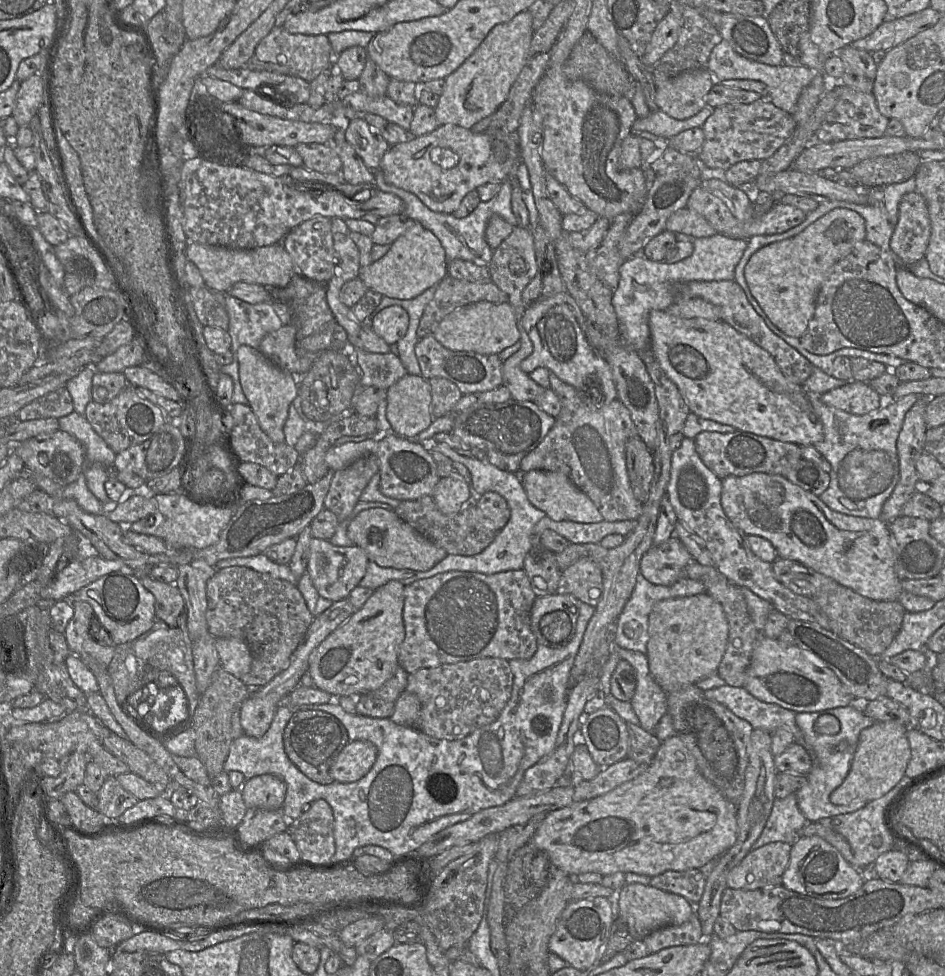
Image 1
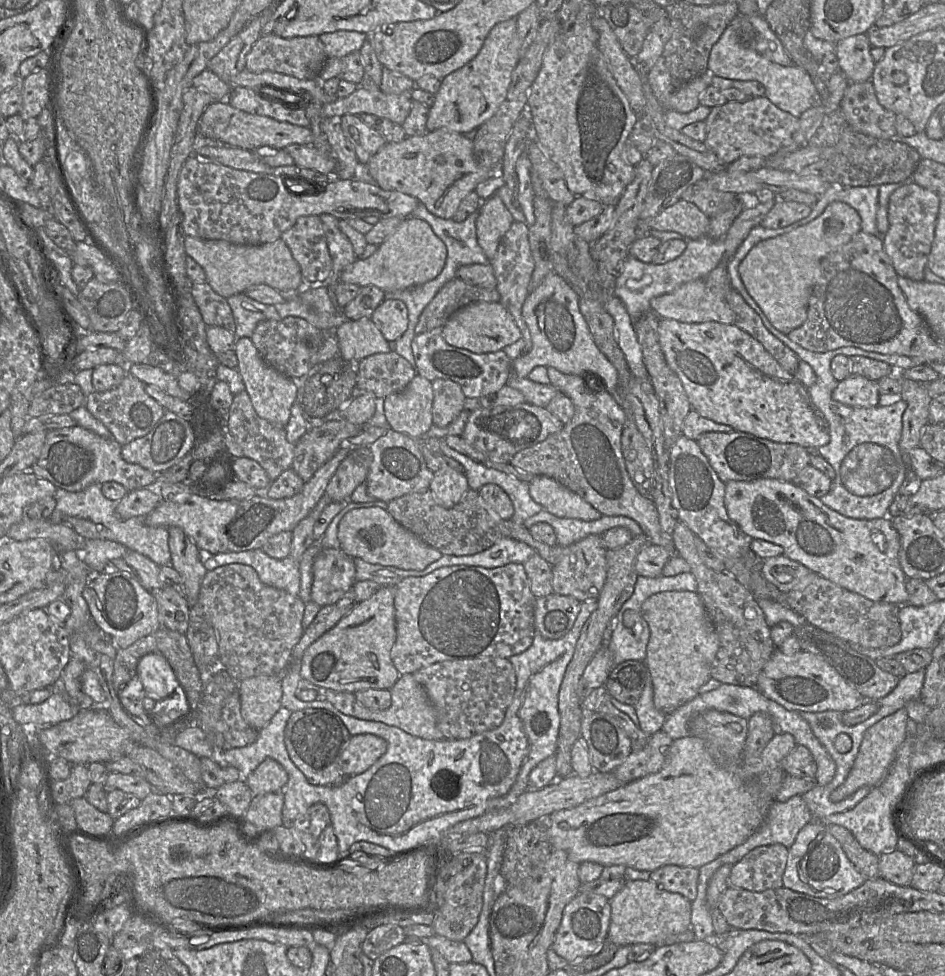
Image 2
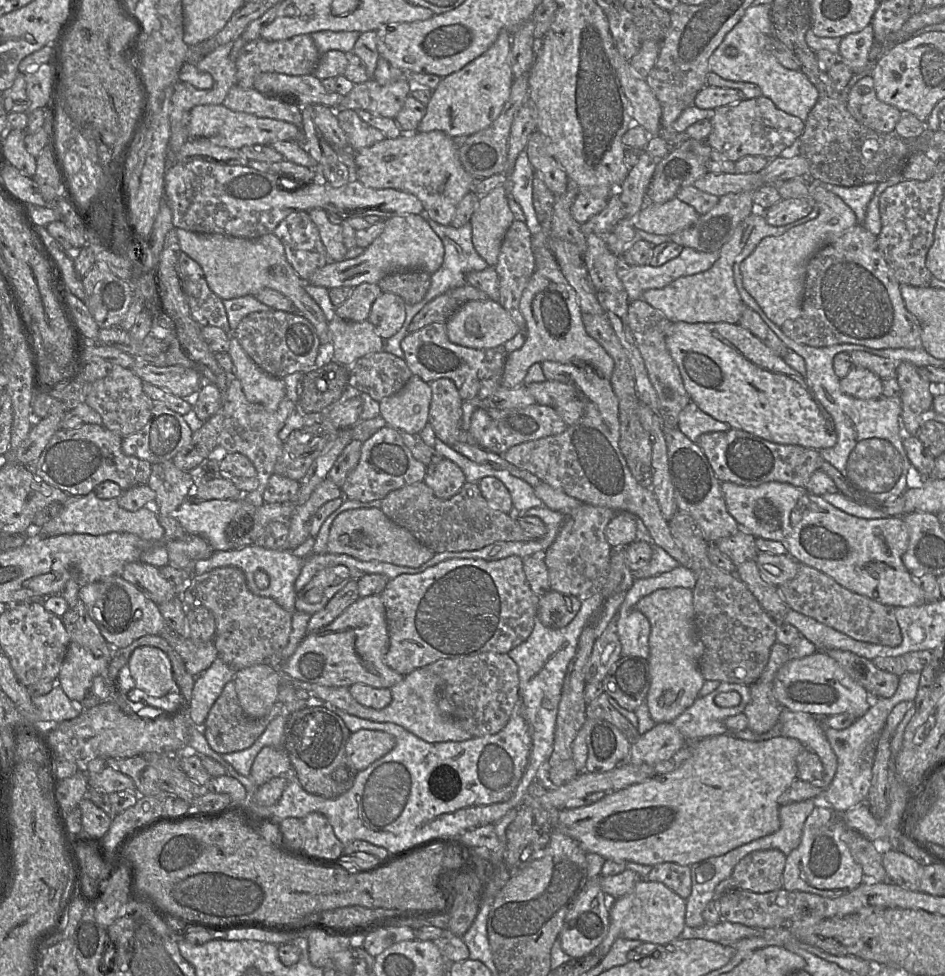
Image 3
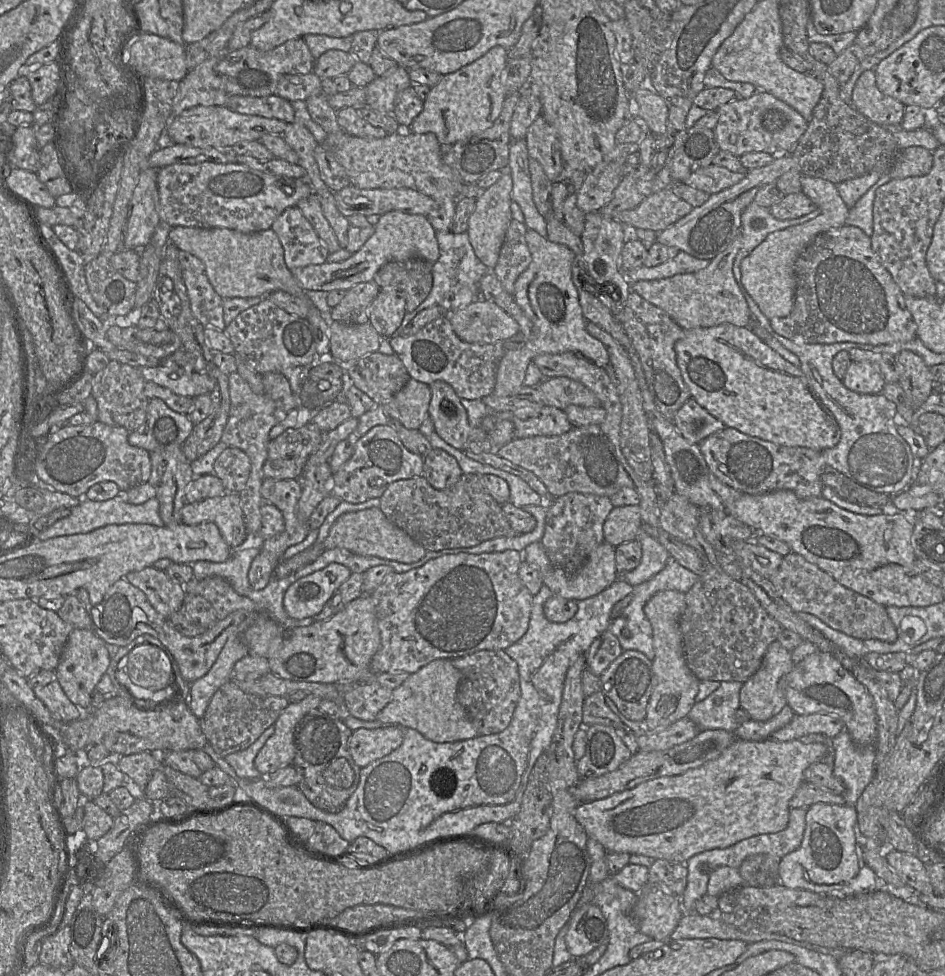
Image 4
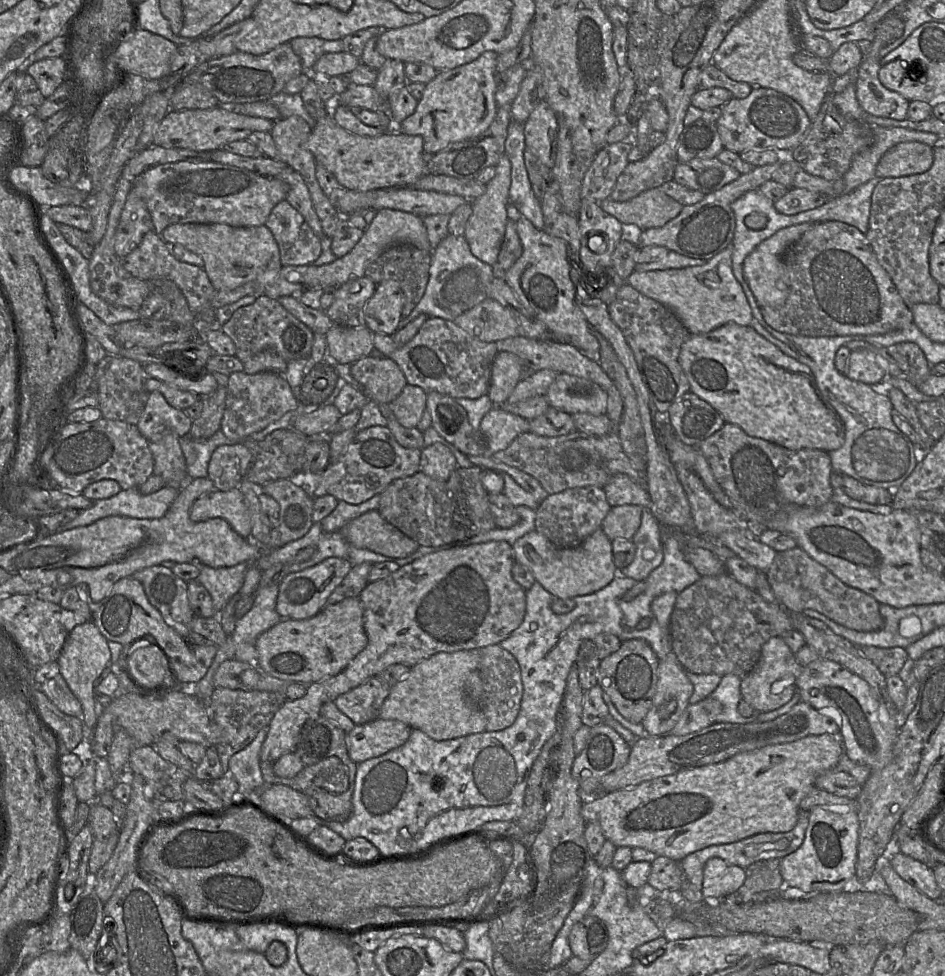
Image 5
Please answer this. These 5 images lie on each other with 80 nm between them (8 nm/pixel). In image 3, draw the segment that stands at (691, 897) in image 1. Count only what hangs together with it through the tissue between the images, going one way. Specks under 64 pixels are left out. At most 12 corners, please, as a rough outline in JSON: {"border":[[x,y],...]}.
{"border":[[652,866],[646,879],[664,884],[685,900],[691,894],[689,866]]}

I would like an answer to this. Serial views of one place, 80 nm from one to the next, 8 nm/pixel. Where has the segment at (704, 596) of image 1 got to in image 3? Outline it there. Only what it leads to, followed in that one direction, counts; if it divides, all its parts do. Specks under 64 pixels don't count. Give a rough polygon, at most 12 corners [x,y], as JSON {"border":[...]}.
{"border":[[658,589],[637,609],[651,627],[656,724],[672,723],[705,682],[693,593]]}

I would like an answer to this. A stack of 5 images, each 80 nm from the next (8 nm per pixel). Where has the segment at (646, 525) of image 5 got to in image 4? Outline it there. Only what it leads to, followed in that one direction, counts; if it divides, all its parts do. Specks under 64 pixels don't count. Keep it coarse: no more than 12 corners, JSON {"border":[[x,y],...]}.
{"border":[[641,527],[635,540],[642,548],[635,569],[620,573],[633,587],[663,570],[665,547]]}

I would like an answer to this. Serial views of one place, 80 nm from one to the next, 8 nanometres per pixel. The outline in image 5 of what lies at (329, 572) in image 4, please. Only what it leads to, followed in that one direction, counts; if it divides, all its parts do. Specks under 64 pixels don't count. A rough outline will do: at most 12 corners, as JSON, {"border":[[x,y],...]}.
{"border":[[329,557],[278,585],[282,619],[315,616],[349,573]]}

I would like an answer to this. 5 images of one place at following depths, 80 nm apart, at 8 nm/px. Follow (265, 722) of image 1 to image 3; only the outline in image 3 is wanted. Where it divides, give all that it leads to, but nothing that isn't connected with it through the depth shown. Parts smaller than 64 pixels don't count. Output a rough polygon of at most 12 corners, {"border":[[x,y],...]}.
{"border":[[257,664],[235,671],[243,712],[261,718],[279,700],[283,674]]}

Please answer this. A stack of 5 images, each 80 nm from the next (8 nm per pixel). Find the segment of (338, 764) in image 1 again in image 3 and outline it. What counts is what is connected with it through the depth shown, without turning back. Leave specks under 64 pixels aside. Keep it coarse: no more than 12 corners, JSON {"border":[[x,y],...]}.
{"border":[[361,729],[351,733],[346,756],[361,771],[390,752],[395,737]]}

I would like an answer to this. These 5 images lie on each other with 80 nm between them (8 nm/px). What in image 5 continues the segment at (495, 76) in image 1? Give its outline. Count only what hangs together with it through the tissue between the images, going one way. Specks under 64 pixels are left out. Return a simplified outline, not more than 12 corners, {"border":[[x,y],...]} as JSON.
{"border":[[487,51],[438,71],[395,130],[426,156],[482,134],[498,110]]}

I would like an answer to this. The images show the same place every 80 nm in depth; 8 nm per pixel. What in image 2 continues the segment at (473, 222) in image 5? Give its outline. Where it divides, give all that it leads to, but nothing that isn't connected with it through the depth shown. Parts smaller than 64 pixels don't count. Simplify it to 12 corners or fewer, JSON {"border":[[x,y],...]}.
{"border":[[498,195],[482,201],[476,235],[489,261],[514,221]]}

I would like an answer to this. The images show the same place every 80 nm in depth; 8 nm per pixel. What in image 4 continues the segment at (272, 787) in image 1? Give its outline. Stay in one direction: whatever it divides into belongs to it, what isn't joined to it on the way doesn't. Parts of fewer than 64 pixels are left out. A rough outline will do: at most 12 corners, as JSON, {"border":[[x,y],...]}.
{"border":[[322,698],[290,702],[254,760],[261,775],[292,765],[295,728]]}

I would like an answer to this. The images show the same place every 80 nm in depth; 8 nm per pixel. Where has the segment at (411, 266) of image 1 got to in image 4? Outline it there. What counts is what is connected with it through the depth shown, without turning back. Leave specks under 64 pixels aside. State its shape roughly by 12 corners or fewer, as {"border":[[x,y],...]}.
{"border":[[390,211],[347,260],[291,269],[304,290],[347,291],[387,262],[439,259],[424,215]]}

